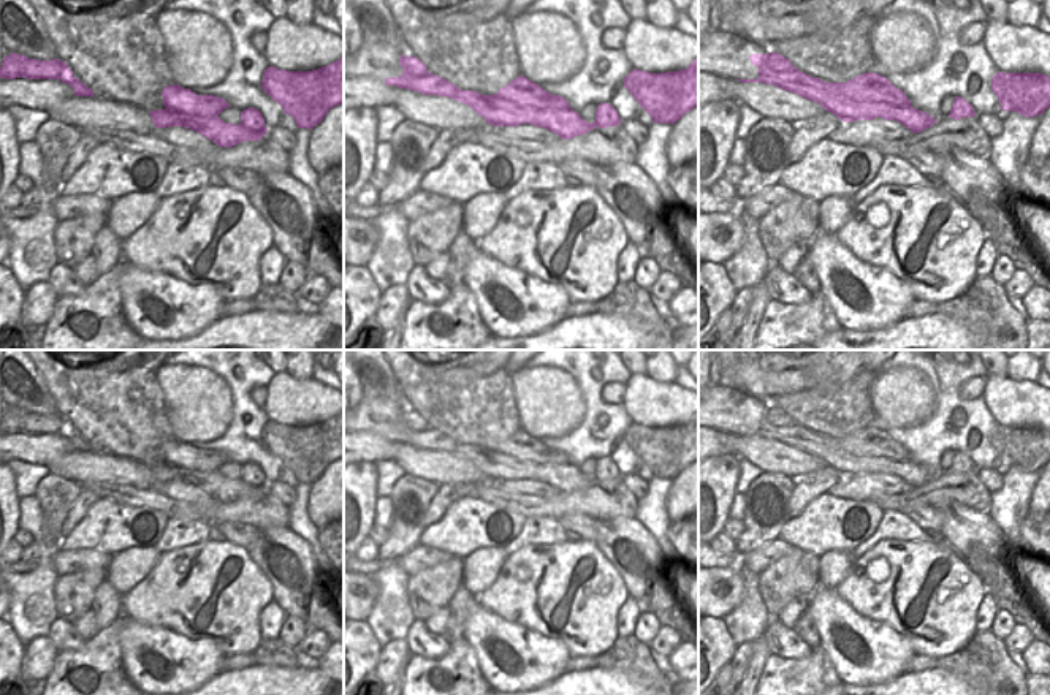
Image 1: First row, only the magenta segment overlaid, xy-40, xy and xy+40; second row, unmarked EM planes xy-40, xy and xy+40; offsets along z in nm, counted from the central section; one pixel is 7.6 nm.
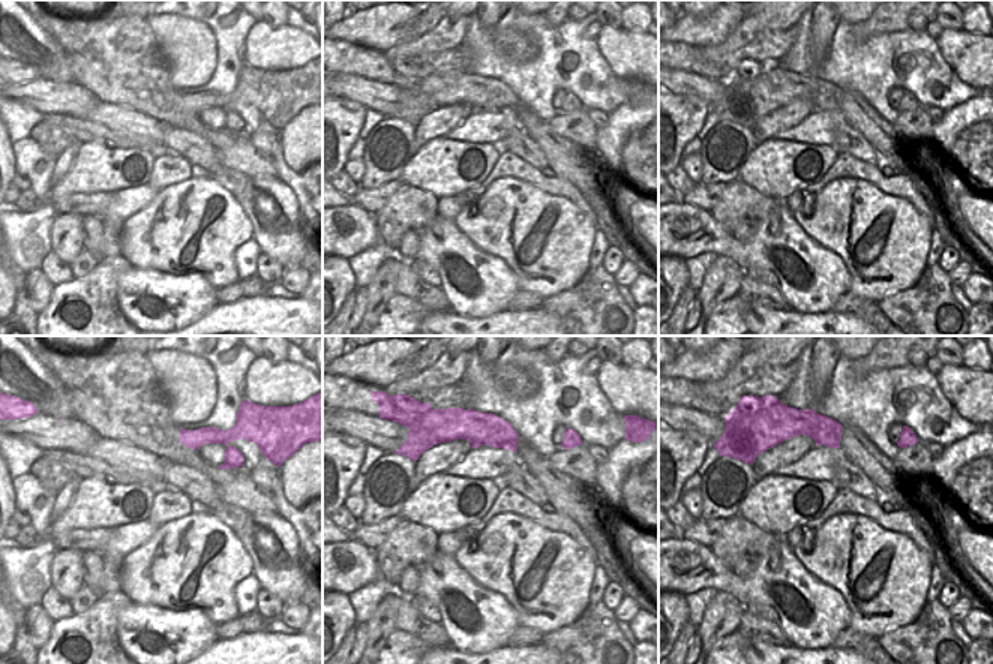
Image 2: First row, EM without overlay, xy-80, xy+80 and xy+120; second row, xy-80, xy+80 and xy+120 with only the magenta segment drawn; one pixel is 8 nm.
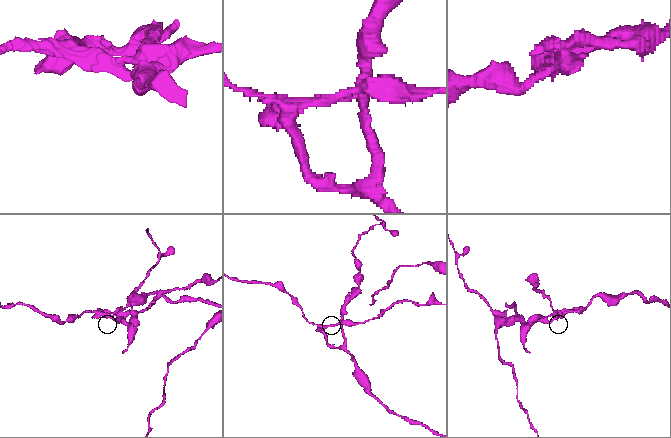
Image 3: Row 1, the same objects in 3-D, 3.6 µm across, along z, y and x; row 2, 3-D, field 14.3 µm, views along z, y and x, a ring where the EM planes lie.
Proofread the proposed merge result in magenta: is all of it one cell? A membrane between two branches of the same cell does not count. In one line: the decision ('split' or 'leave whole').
split

